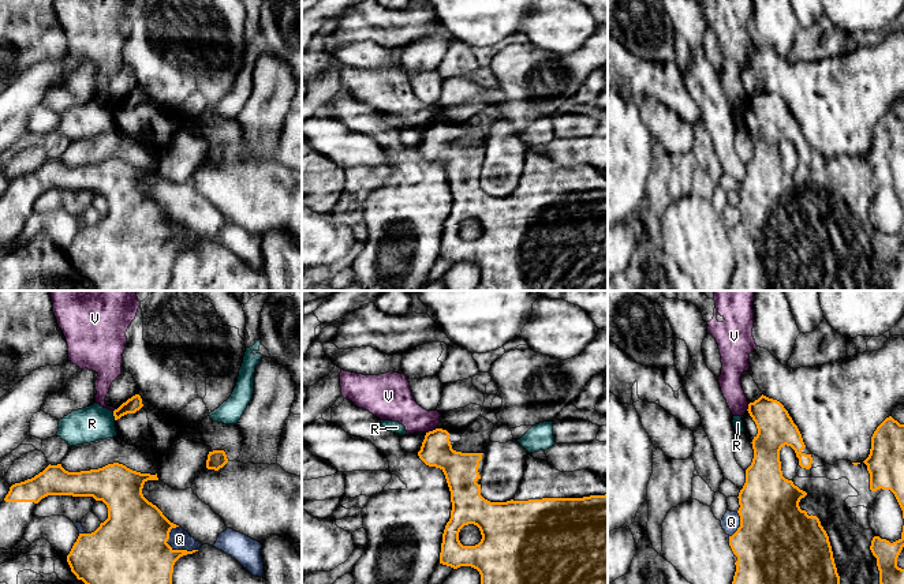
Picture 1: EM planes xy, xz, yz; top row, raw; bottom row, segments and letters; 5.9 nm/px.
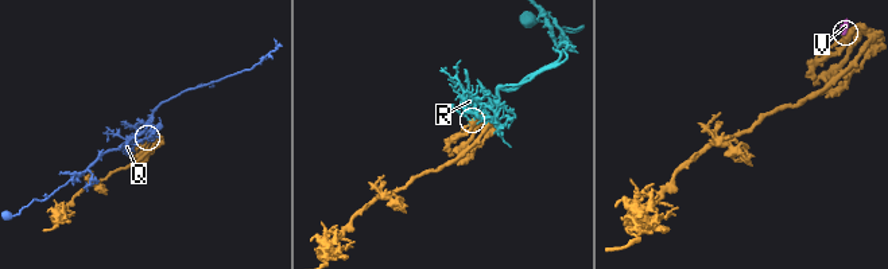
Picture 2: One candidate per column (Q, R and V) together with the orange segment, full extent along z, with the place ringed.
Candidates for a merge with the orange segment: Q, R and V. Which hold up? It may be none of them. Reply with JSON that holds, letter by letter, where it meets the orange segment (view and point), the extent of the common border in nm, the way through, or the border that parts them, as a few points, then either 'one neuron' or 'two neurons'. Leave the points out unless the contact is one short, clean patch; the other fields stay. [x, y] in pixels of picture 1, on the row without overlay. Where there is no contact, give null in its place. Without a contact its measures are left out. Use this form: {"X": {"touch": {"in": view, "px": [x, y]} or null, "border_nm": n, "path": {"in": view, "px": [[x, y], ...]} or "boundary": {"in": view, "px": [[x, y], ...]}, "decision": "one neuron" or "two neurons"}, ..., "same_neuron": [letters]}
{"Q": {"touch": {"in": "xy", "px": [176, 244]}, "border_nm": 200, "decision": "two neurons"}, "R": {"touch": {"in": "xy", "px": [114, 109]}, "border_nm": 60, "decision": "two neurons"}, "V": {"touch": {"in": "xz", "px": [429, 126]}, "border_nm": 50, "boundary": {"in": "xz", "px": [[433, 123], [426, 127]]}, "decision": "two neurons"}, "same_neuron": []}

